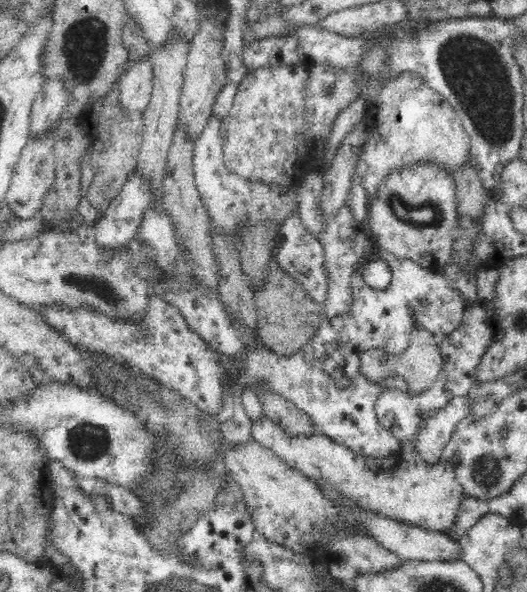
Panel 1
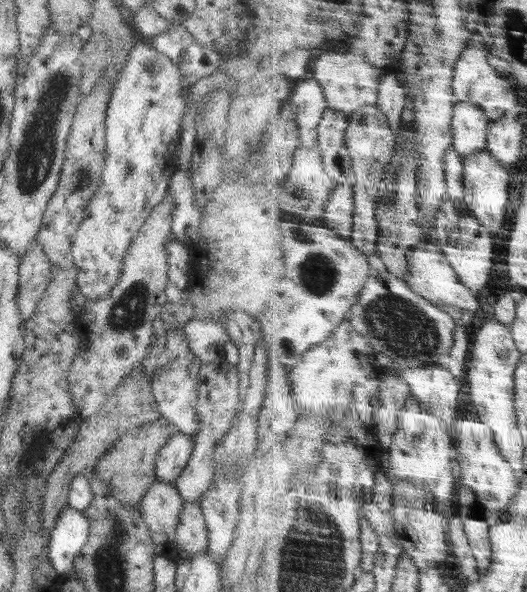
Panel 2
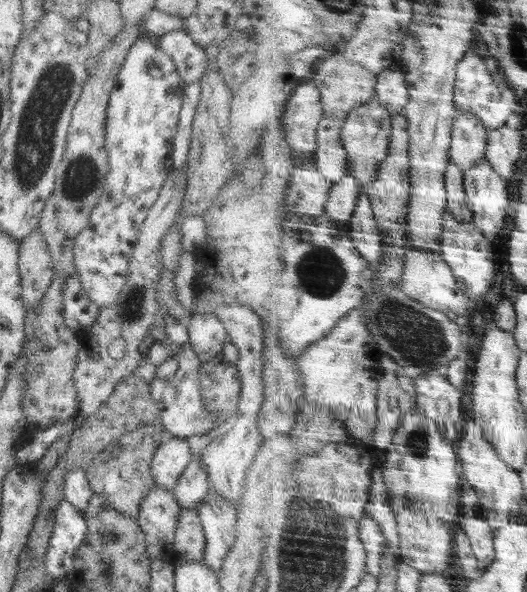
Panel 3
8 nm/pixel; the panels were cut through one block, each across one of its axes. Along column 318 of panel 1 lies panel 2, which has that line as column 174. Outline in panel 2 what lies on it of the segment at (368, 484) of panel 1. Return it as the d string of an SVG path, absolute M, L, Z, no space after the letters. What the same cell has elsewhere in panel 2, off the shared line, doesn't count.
M176 432L159 449L156 458L156 477L166 484L175 484L192 455L193 440L185 433Z

